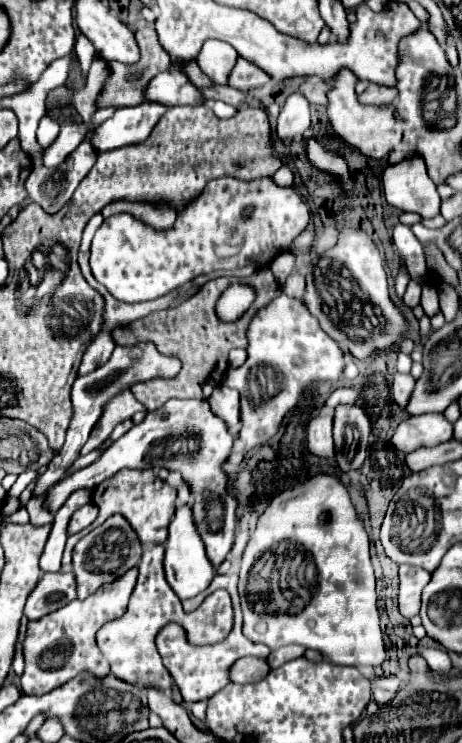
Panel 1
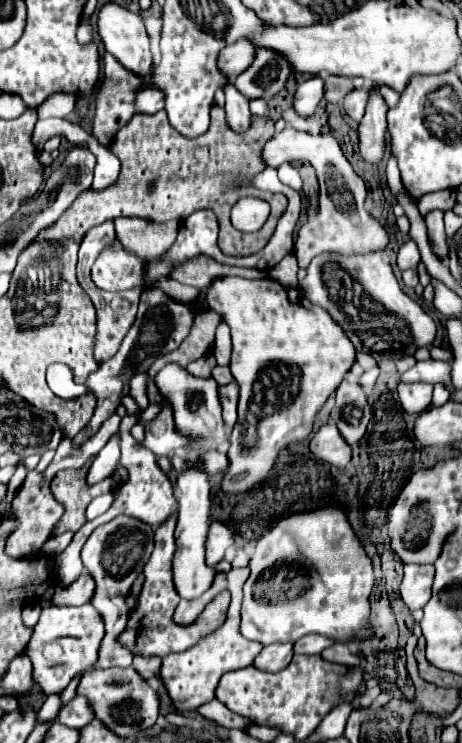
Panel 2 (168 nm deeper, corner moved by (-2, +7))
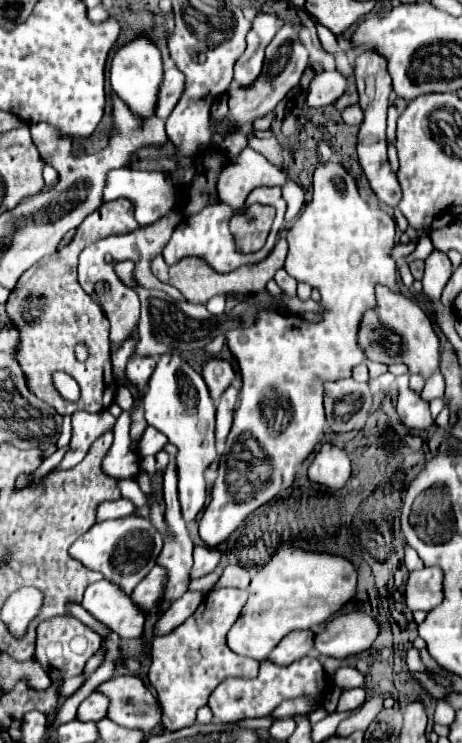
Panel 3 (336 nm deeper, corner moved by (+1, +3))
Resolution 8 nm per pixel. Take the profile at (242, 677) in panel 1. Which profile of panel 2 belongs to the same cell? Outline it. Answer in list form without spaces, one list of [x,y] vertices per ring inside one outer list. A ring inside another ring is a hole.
[[[276,643],[276,645],[268,645],[260,651],[260,655],[254,661],[254,667],[262,669],[262,671],[280,671],[284,667],[288,667],[288,663],[292,661],[294,653],[292,653],[292,645],[294,643]]]

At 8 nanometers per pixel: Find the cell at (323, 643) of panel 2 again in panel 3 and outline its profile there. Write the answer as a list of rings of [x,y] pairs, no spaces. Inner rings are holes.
[[[361,611],[337,615],[329,621],[329,629],[315,635],[315,651],[319,655],[345,659],[359,653],[375,641],[379,633],[379,623]]]

